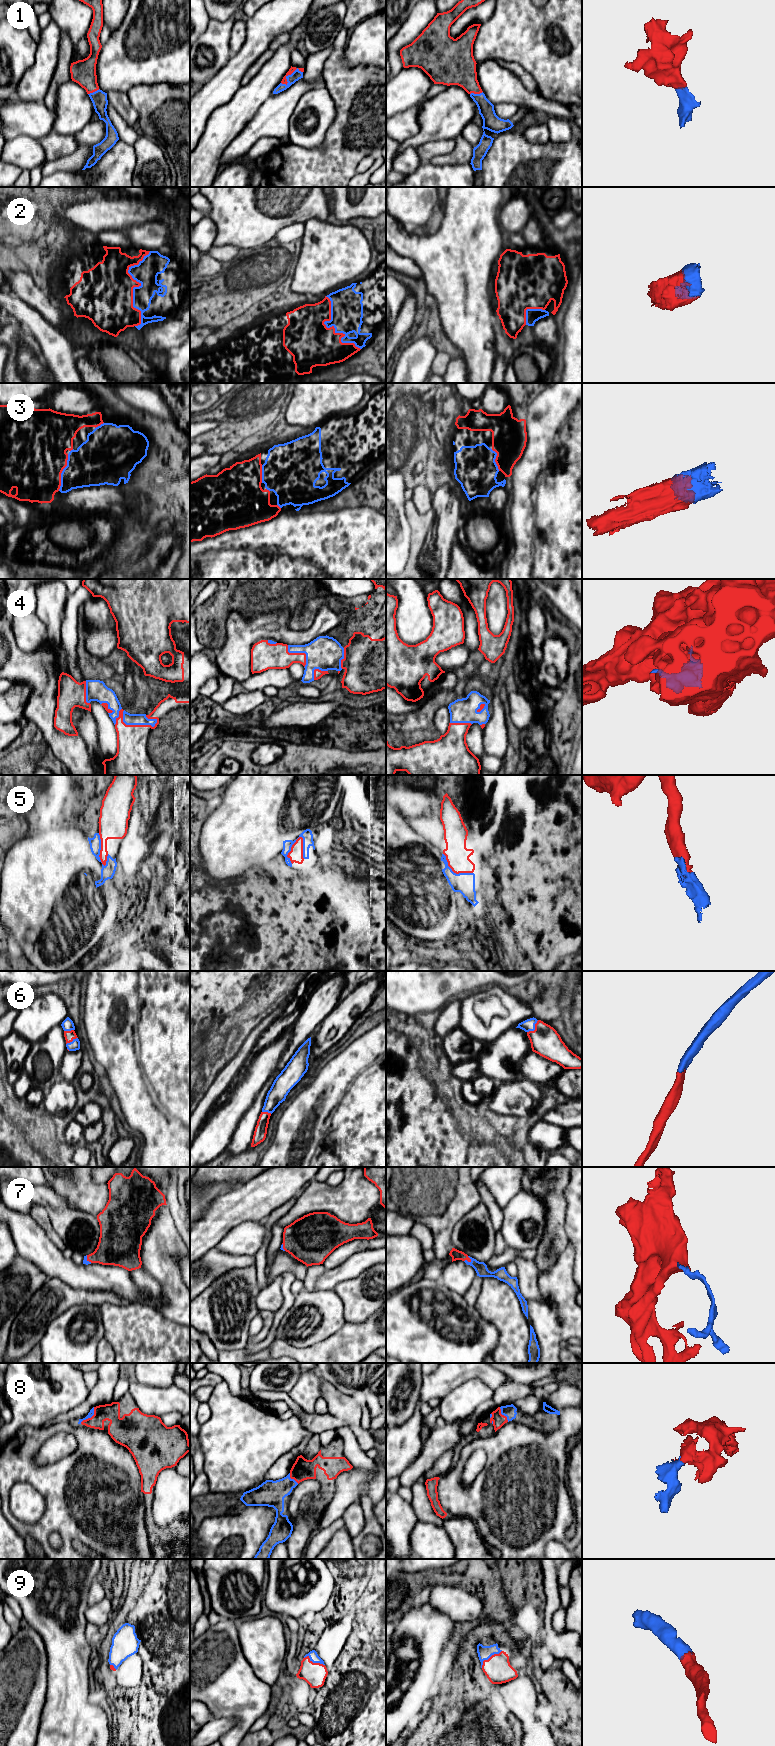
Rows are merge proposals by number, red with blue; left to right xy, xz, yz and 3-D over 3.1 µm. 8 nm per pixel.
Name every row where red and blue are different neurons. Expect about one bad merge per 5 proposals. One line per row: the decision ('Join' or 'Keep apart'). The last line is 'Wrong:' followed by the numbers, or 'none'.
1: Join
2: Join
3: Join
4: Join
5: Join
6: Join
7: Join
8: Join
9: Join
Wrong: none

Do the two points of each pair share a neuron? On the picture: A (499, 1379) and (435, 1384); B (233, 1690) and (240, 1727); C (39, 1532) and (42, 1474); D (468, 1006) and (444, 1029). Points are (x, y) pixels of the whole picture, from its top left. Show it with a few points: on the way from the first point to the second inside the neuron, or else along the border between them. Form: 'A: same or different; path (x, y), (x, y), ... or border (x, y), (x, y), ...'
A: same; path (483, 1373), (451, 1374)
B: same; path (240, 1699), (240, 1718)
C: same; path (52, 1518), (52, 1488)
D: different; border (462, 997), (461, 1018), (458, 1026)

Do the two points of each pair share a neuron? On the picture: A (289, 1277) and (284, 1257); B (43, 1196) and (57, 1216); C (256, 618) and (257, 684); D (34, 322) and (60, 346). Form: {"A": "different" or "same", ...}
{"A": "different", "B": "same", "C": "different", "D": "same"}

